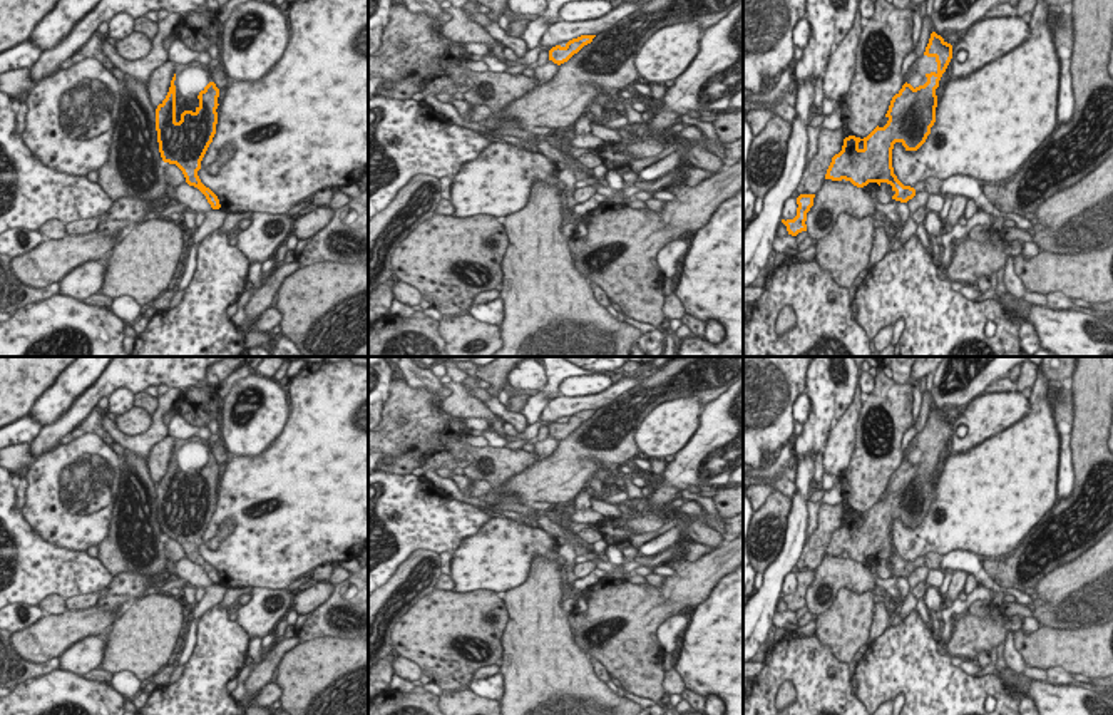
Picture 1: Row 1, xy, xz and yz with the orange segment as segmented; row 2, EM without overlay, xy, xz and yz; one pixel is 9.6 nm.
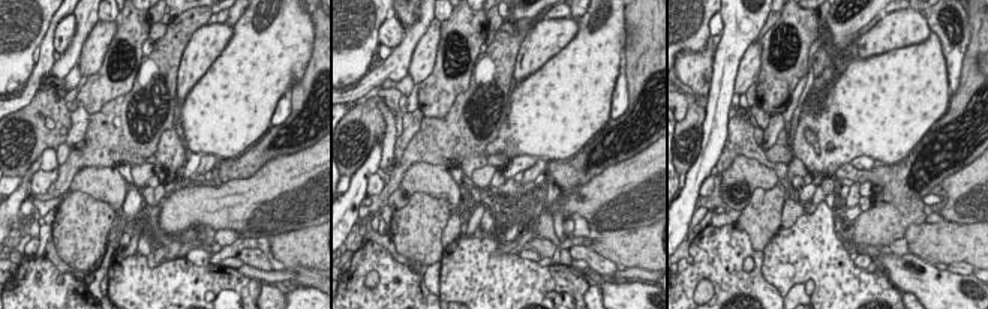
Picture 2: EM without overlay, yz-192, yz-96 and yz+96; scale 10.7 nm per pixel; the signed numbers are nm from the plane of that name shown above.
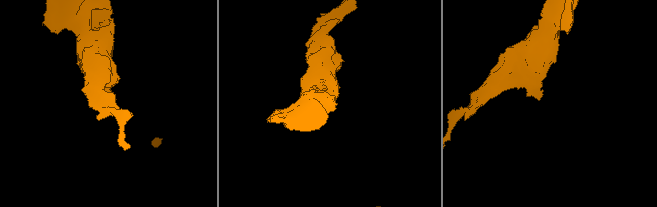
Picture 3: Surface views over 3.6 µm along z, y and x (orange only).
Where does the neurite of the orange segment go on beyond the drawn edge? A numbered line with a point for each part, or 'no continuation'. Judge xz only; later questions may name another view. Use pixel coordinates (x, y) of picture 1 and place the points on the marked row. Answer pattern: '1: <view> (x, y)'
no continuation

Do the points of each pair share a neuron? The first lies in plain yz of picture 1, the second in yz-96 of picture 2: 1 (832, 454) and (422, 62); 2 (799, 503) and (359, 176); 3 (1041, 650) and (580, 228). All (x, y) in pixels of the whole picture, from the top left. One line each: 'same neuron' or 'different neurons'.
1: same neuron
2: same neuron
3: different neurons

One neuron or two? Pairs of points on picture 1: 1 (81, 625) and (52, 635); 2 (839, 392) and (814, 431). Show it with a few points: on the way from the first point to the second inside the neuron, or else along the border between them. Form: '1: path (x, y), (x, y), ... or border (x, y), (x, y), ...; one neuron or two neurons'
1: path (74, 625), (59, 632); one neuron
2: path (829, 402), (820, 421); one neuron

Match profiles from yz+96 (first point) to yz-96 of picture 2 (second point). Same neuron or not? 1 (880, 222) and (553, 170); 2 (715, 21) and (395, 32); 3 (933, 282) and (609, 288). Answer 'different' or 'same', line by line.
1: same
2: same
3: same

